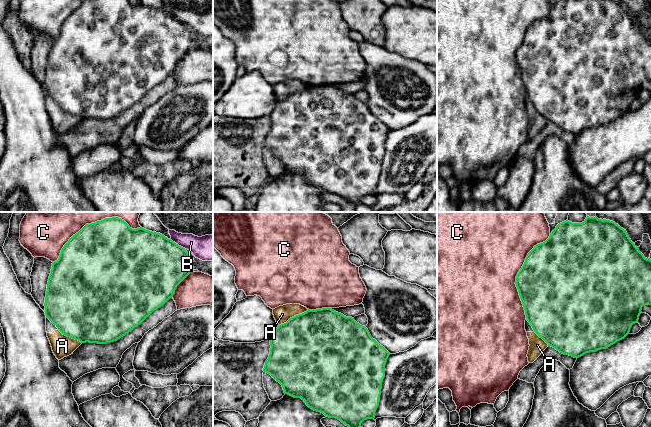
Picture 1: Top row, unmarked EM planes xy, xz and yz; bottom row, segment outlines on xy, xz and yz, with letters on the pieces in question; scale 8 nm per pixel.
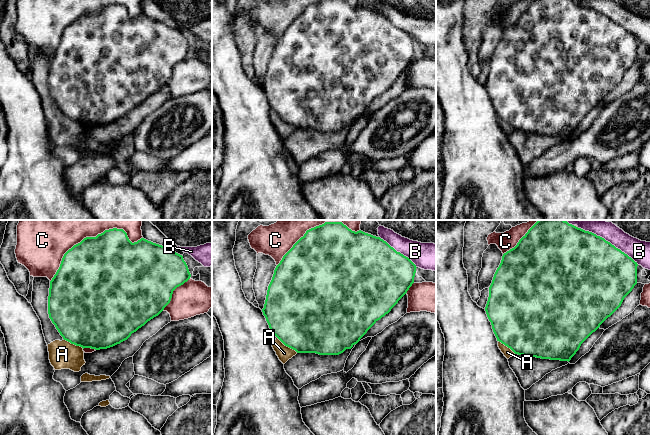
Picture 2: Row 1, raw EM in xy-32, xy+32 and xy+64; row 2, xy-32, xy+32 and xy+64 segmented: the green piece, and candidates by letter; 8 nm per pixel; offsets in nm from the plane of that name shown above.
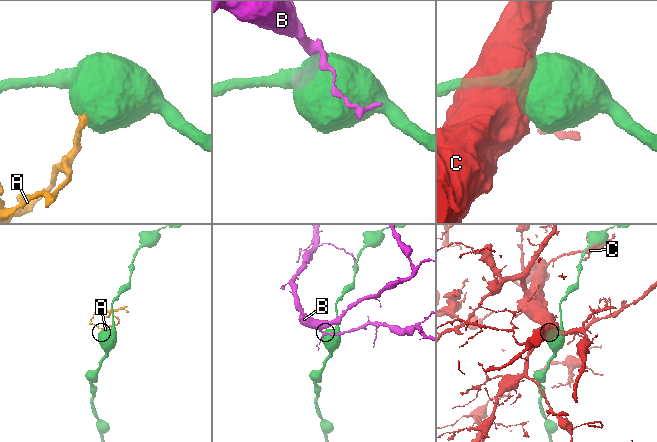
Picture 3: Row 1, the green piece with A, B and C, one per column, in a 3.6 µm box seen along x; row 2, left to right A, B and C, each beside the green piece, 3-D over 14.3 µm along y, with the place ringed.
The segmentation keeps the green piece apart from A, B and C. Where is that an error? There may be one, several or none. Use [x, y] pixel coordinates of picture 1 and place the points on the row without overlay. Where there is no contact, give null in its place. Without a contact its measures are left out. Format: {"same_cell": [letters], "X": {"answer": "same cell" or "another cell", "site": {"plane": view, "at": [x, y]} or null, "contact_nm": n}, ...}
{"same_cell": [], "A": {"answer": "another cell", "site": {"plane": "xz", "at": [294, 92]}, "contact_nm": 280}, "B": {"answer": "another cell", "site": {"plane": "xy", "at": [177, 20]}, "contact_nm": 150}, "C": {"answer": "another cell", "site": {"plane": "yz", "at": [517, 50]}, "contact_nm": 700}}

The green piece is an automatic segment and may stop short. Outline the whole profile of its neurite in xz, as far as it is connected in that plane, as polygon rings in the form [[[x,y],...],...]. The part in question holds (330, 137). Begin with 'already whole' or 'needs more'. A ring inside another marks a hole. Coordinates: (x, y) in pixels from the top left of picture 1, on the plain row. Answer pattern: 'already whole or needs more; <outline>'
already whole; [[[322,84],[316,86],[307,86],[306,88],[290,94],[286,99],[278,101],[270,116],[270,130],[265,138],[263,147],[270,150],[279,158],[285,170],[294,174],[301,174],[306,181],[314,187],[321,188],[329,194],[336,194],[352,206],[361,204],[361,199],[367,195],[374,195],[375,188],[379,182],[382,165],[382,157],[385,153],[385,141],[390,129],[373,115],[365,102],[357,99],[354,94],[346,93],[331,84]]]

